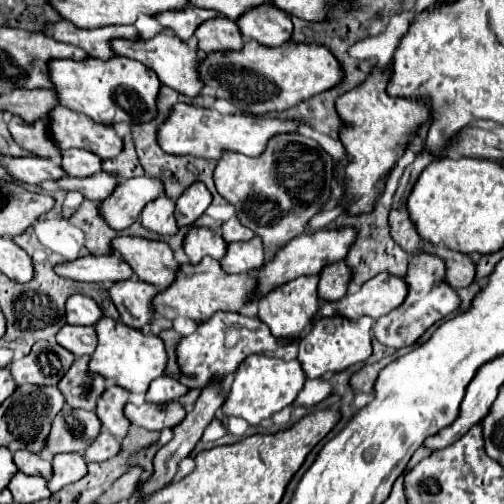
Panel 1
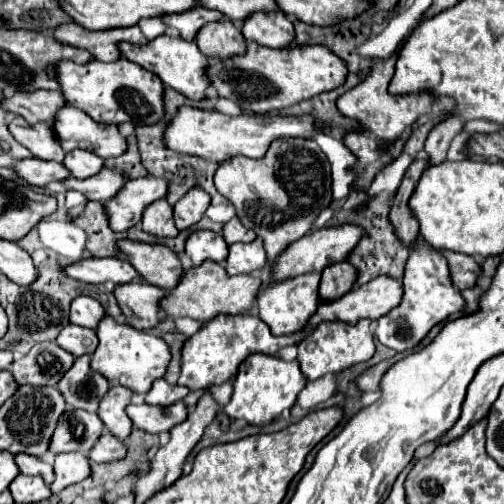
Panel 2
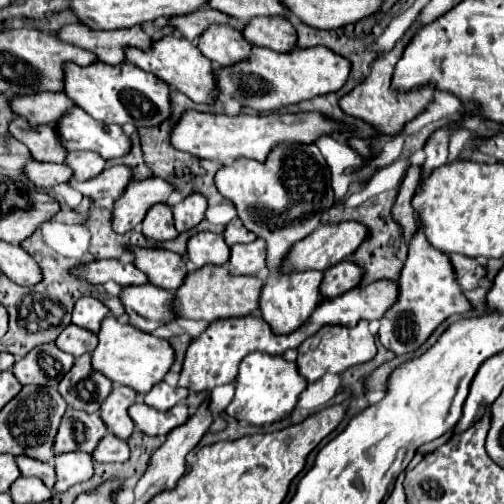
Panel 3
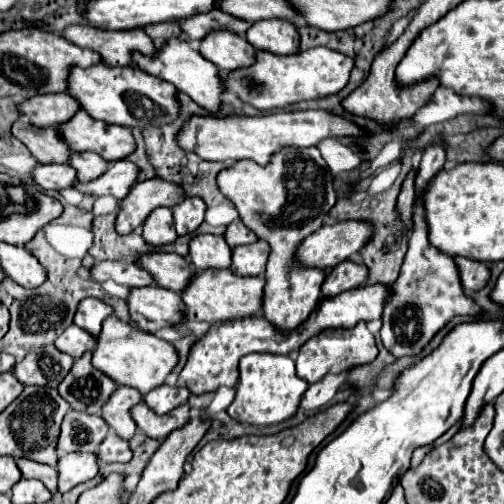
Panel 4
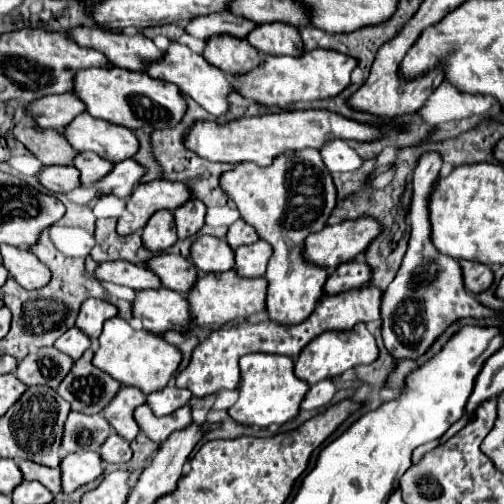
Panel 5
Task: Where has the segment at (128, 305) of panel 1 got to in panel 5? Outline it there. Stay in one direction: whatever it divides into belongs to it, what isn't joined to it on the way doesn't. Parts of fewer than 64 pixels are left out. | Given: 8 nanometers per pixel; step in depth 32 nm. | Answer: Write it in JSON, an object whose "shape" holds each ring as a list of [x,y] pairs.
{"shape":[[[168,288],[136,290],[132,314],[142,322],[144,330],[154,334],[164,330],[184,330],[190,322],[184,296]]]}

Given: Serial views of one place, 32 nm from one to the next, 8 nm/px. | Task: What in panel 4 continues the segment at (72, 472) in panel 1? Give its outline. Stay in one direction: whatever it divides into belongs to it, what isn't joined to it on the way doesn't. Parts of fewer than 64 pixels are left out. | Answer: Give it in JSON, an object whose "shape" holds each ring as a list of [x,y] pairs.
{"shape":[[[72,452],[58,458],[58,492],[68,492],[76,484],[88,482],[98,474],[98,460],[94,454]]]}

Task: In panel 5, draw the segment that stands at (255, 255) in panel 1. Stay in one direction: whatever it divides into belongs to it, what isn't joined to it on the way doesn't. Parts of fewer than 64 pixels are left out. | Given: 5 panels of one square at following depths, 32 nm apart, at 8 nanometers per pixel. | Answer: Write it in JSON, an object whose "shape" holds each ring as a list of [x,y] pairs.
{"shape":[[[258,240],[250,246],[240,246],[234,250],[236,262],[234,262],[234,272],[246,278],[256,278],[266,272],[268,258],[272,254],[272,248],[268,242]]]}

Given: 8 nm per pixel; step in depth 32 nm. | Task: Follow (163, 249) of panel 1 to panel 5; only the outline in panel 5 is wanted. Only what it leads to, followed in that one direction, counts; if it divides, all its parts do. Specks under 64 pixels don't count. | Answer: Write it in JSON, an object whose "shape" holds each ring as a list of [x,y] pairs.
{"shape":[[[154,254],[150,260],[146,260],[146,268],[152,270],[164,288],[170,288],[174,292],[186,294],[188,288],[196,282],[196,268],[188,258],[182,258],[178,254]]]}

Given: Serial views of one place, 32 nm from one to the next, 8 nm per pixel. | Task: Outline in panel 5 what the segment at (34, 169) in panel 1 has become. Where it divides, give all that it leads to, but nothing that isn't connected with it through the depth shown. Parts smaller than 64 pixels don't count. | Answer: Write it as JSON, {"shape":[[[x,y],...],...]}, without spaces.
{"shape":[[[44,166],[38,172],[38,182],[50,192],[68,192],[80,186],[78,176],[74,166]]]}

